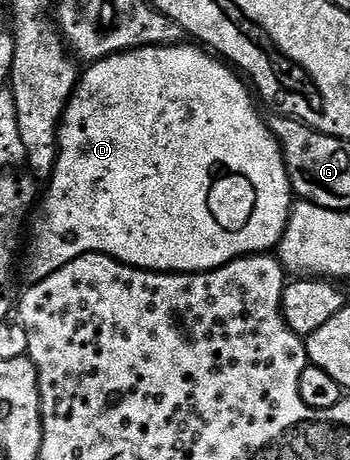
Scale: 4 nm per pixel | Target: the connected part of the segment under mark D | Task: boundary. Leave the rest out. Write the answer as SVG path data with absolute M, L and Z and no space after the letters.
M193 43L185 44L164 47L149 45L146 49L130 49L128 53L116 53L90 64L86 68L89 70L80 74L73 97L65 108L65 114L61 116L61 130L57 133L57 162L53 176L47 182L49 190L46 193L44 190L41 210L39 205L36 210L37 218L36 213L32 218L33 234L30 237L28 234L27 237L29 250L26 253L24 250L23 253L25 277L29 285L38 285L43 279L47 279L47 275L55 275L59 267L88 253L102 253L125 265L134 265L136 269L147 269L150 273L207 273L211 269L223 267L236 257L252 257L254 253L268 254L276 250L289 222L289 212L293 209L295 200L281 154L281 144L269 130L266 118L257 114L257 109L249 98L250 90L246 82L212 52Z

